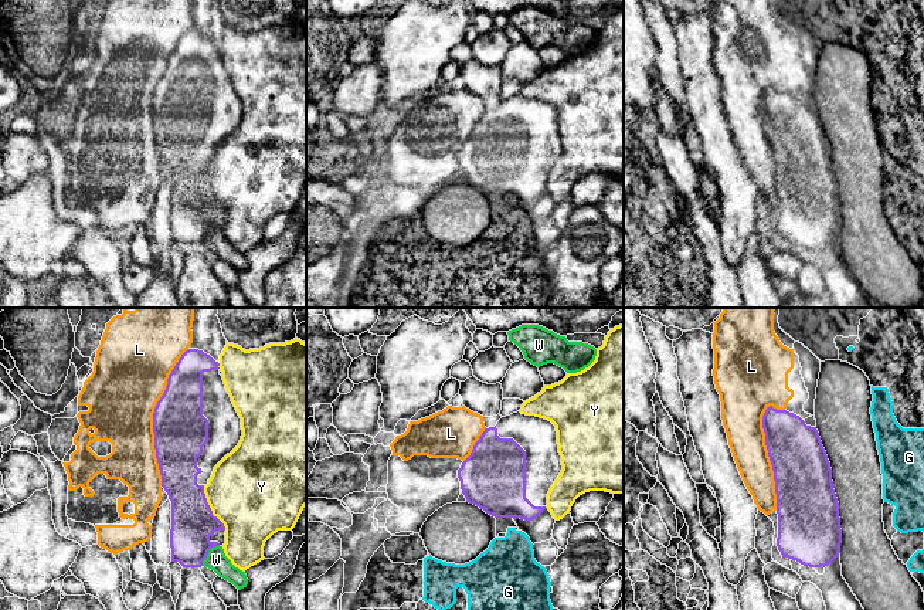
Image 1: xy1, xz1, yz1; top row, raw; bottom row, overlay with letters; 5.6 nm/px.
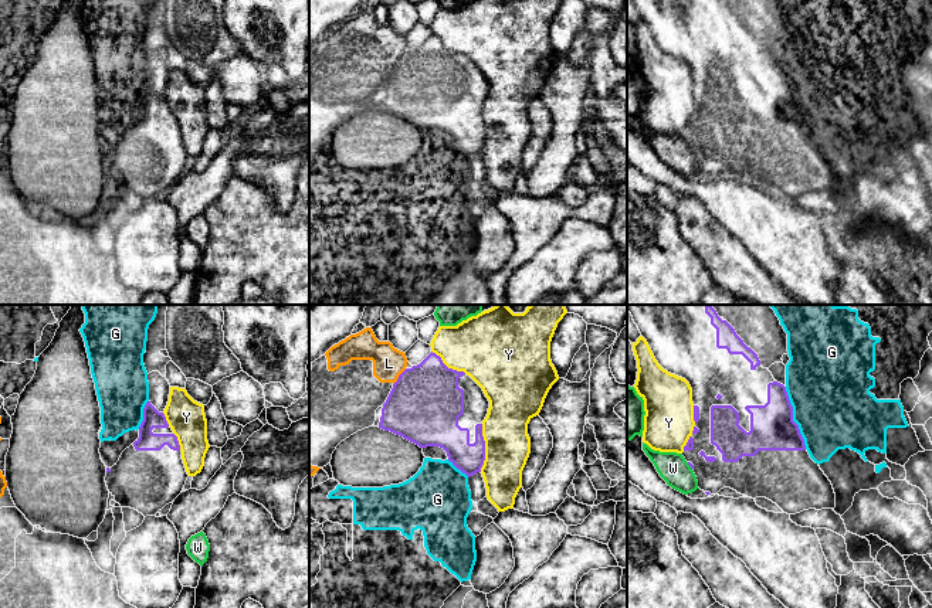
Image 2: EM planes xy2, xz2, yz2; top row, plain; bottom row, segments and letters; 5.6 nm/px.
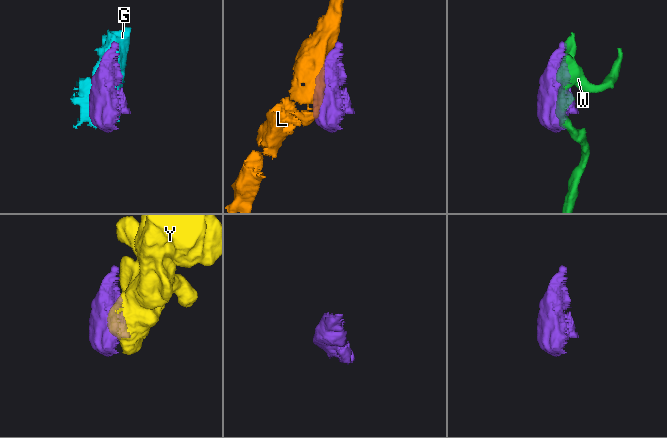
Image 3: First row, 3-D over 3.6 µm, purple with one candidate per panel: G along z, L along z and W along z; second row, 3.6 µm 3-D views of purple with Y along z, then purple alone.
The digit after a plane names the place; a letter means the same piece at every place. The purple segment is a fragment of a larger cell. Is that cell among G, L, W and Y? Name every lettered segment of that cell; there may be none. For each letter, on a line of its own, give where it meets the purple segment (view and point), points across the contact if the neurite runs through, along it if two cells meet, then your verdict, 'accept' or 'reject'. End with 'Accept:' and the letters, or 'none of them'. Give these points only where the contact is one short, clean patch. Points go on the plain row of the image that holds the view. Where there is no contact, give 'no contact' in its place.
G: contact yz2 (792, 101); border yz2 (785, 70), (792, 89), (792, 102), (797, 108), (806, 131); reject
L: contact xy1 (153, 100); reject
W: contact xy1 (207, 236); border xy1 (218, 227), (209, 233), (201, 247); reject
Y: contact xz2 (484, 131); reject
Accept: none of them

